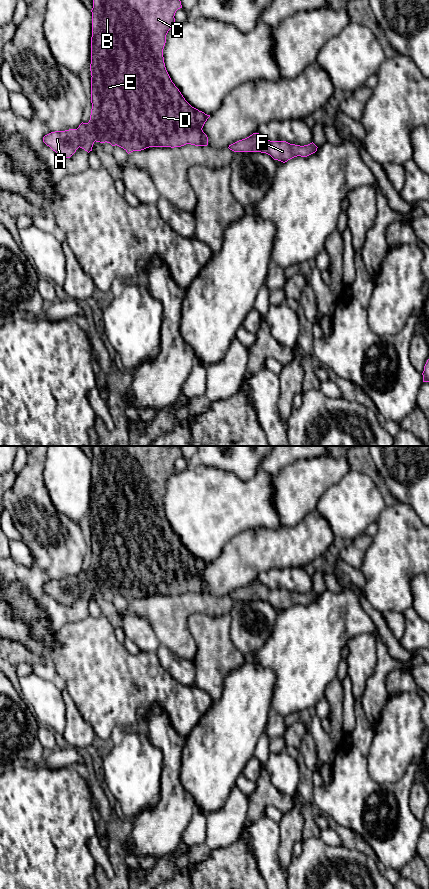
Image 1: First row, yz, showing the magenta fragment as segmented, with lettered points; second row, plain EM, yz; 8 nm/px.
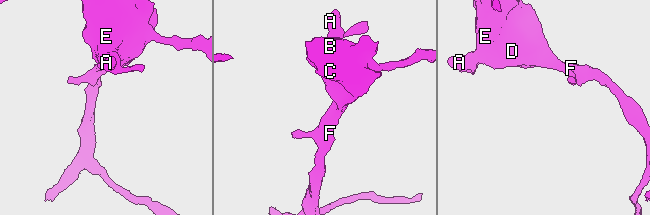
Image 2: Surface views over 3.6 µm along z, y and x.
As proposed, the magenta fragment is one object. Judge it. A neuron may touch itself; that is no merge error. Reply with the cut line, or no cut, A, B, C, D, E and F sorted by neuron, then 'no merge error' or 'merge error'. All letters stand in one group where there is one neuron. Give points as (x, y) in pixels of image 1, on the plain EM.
cut none; groups A B C D E F; no merge error

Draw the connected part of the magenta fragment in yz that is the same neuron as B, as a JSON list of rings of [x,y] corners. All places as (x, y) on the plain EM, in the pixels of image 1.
[[[92,446],[92,485],[91,485],[91,563],[88,571],[81,571],[77,577],[51,580],[43,585],[43,590],[57,602],[70,606],[80,595],[88,601],[92,599],[94,590],[110,591],[112,594],[123,596],[128,602],[133,599],[141,599],[149,595],[181,595],[186,592],[195,594],[207,594],[208,585],[202,576],[210,565],[202,559],[192,555],[183,545],[179,537],[172,530],[164,511],[163,497],[166,491],[168,479],[176,472],[175,461],[182,456],[180,446]]]

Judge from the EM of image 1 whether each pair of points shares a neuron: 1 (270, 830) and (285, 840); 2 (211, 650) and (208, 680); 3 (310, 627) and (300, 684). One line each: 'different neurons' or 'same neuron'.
1: different neurons
2: same neuron
3: same neuron

